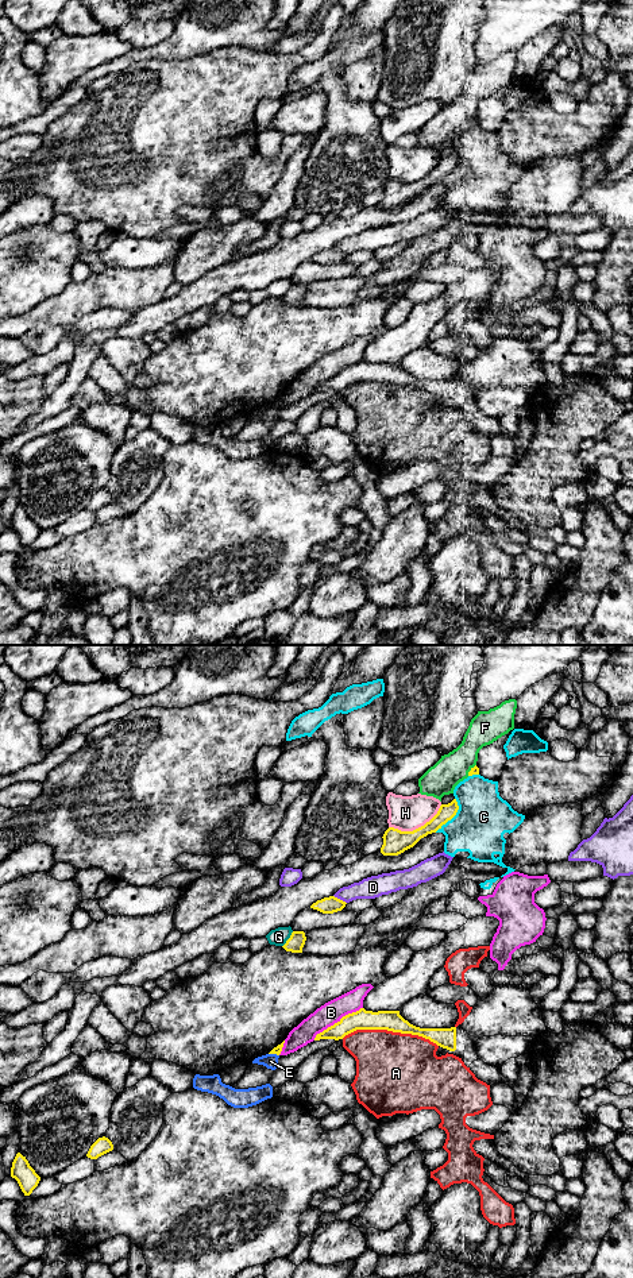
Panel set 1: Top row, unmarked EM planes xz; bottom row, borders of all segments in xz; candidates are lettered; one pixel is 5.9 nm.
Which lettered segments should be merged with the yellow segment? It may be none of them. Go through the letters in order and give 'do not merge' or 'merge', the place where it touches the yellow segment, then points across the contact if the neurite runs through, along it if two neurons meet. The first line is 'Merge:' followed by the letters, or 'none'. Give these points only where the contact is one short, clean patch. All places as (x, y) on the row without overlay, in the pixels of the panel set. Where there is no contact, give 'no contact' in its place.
Merge: none
A: do not merge | xz (390, 382)
B: do not merge | xz (338, 374)
C: do not merge | xz (452, 169)
D: do not merge | xz (339, 251)
E: do not merge | xz (274, 405) | along xz (269, 405), (278, 408)
F: do not merge | xz (471, 122)
G: do not merge | xz (288, 292) | along xz (293, 284), (282, 298)
H: do not merge | xz (416, 181)

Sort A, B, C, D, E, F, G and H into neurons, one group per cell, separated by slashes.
A / B C / D / E / F / G / H

